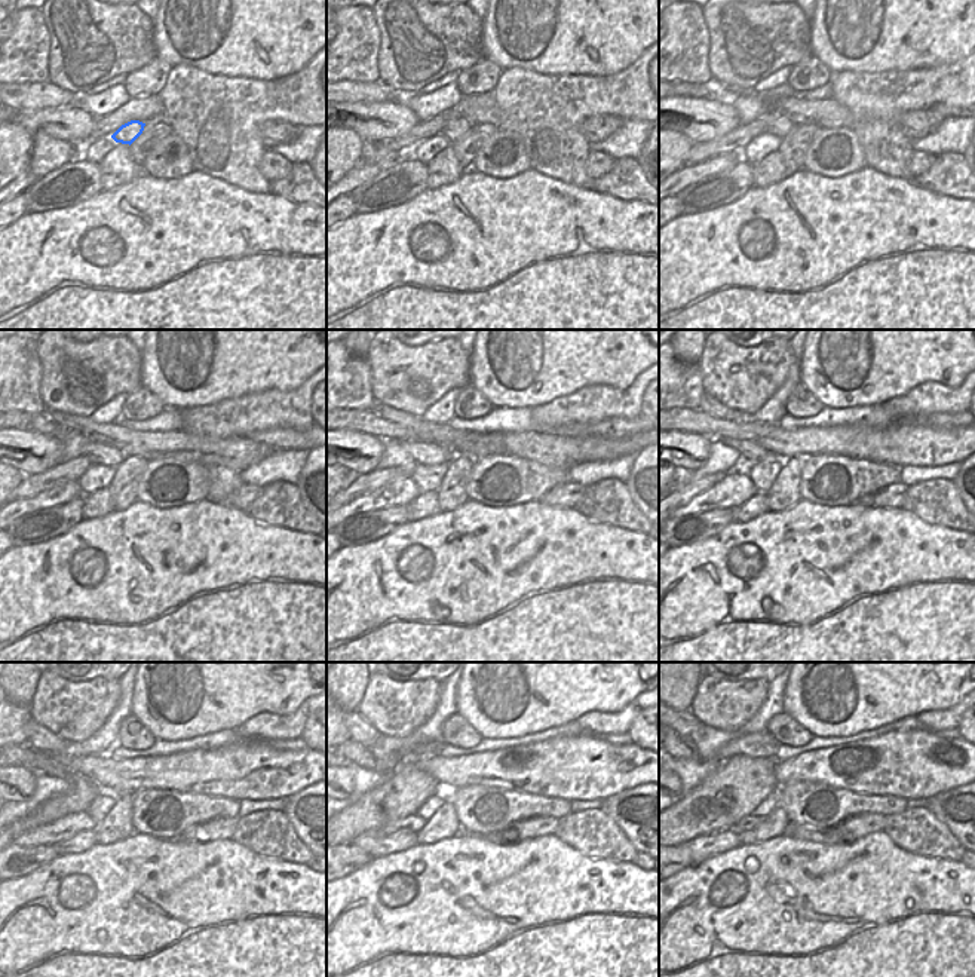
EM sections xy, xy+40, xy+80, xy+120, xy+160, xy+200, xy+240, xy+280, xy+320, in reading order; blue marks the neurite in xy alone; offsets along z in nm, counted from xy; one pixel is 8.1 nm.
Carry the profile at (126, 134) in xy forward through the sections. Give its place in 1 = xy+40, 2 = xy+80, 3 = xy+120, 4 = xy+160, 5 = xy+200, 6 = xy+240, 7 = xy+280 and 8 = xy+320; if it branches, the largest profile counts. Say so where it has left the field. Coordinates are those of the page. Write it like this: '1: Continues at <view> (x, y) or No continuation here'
1: Continues at xy+40 (456, 129)
2: Continues at xy+80 (778, 125)
3: Continues at xy+120 (97, 453)
4: Continues at xy+160 (423, 452)
5: Continues at xy+200 (751, 450)
6: Continues at xy+240 (55, 765)
7: Continues at xy+280 (356, 753)
8: Continues at xy+320 (689, 749).

